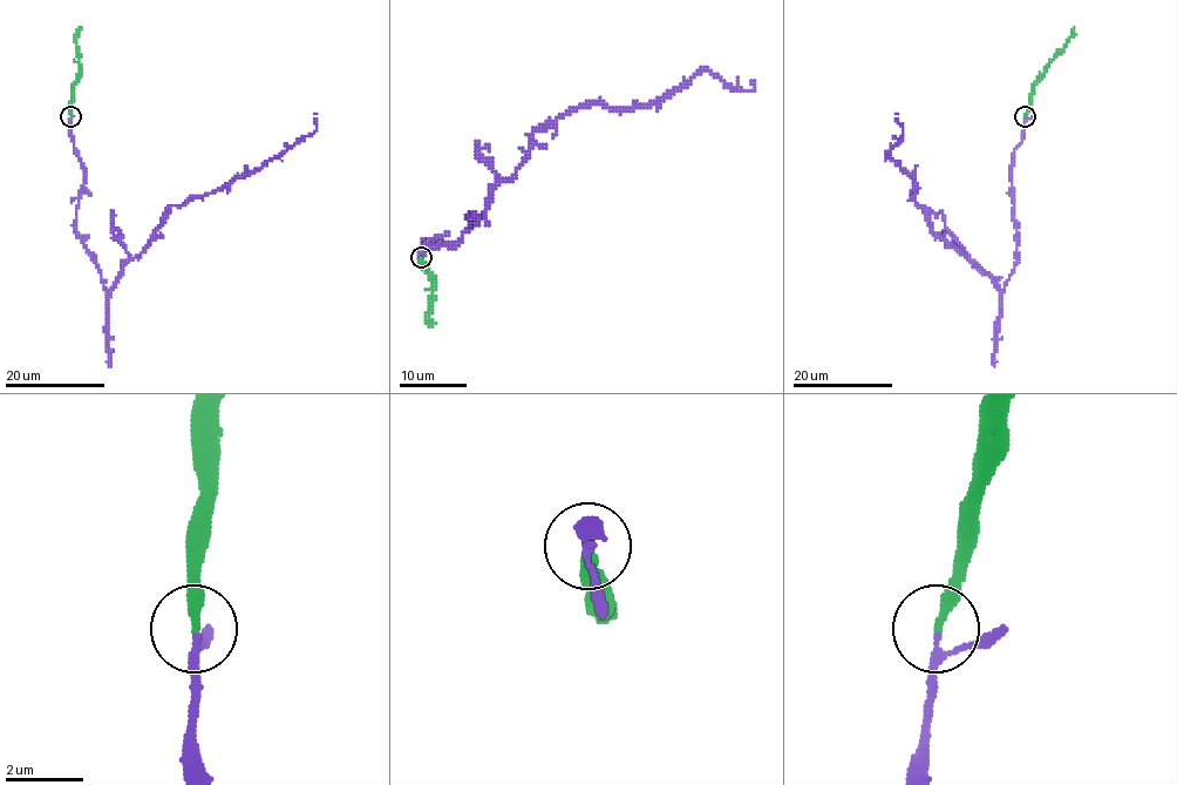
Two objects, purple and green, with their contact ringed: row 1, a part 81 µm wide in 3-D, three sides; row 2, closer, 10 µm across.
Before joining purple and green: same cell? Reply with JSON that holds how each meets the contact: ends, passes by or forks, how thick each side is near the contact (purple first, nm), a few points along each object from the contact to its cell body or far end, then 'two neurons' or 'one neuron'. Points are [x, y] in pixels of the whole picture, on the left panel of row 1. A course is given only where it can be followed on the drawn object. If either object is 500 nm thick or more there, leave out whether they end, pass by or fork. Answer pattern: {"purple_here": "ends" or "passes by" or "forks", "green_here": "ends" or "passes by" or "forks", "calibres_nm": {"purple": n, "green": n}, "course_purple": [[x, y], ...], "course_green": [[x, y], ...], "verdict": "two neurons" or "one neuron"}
{"purple_here": "passes by", "green_here": "ends", "calibres_nm": {"purple": 160, "green": 280}, "course_purple": [[70, 116], [86, 177], [74, 234], [109, 291], [172, 205], [280, 156], [313, 133], [317, 113]], "course_green": [[70, 115], [70, 86], [80, 72], [75, 42], [81, 27]], "verdict": "one neuron"}

